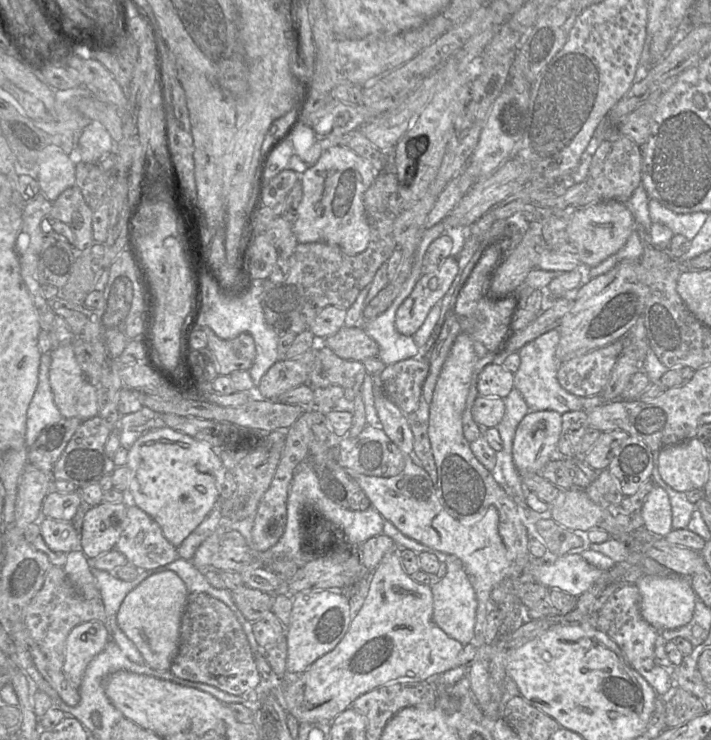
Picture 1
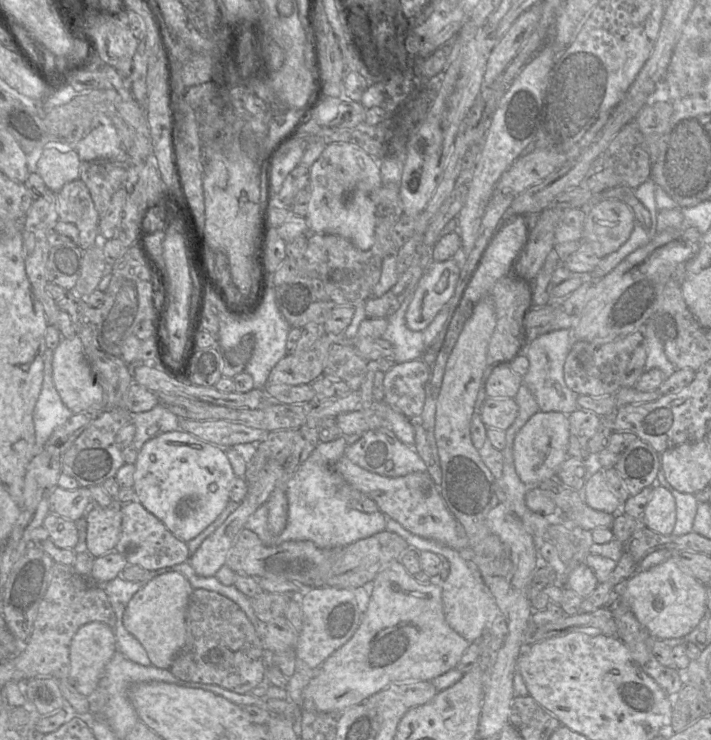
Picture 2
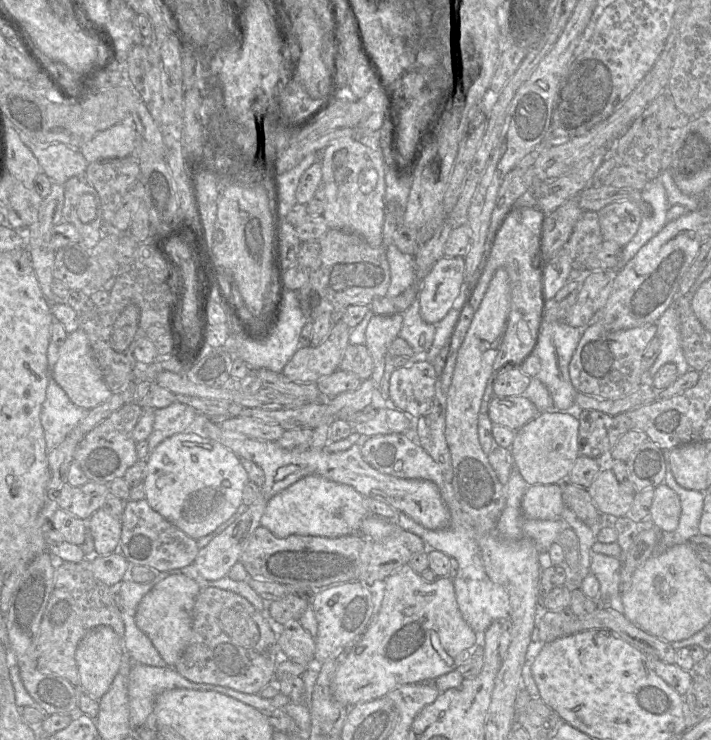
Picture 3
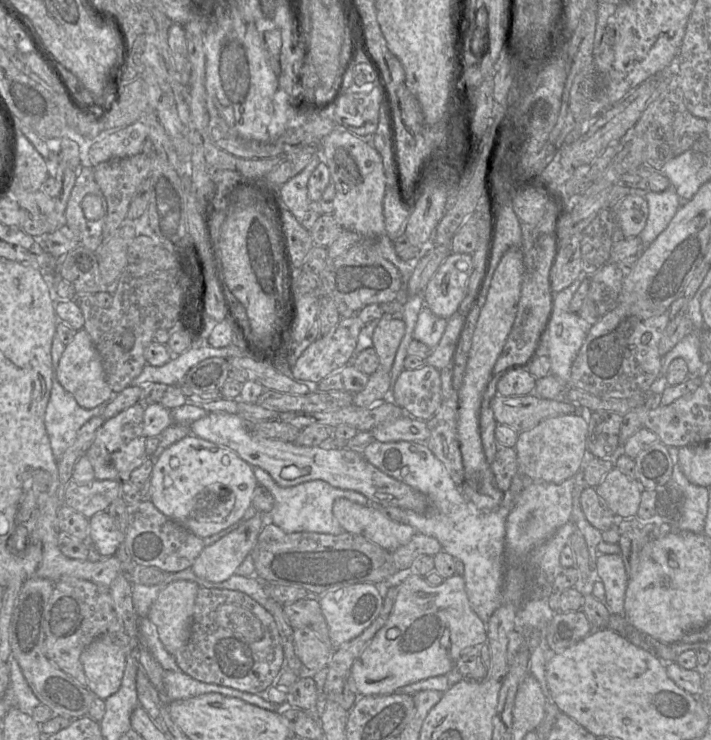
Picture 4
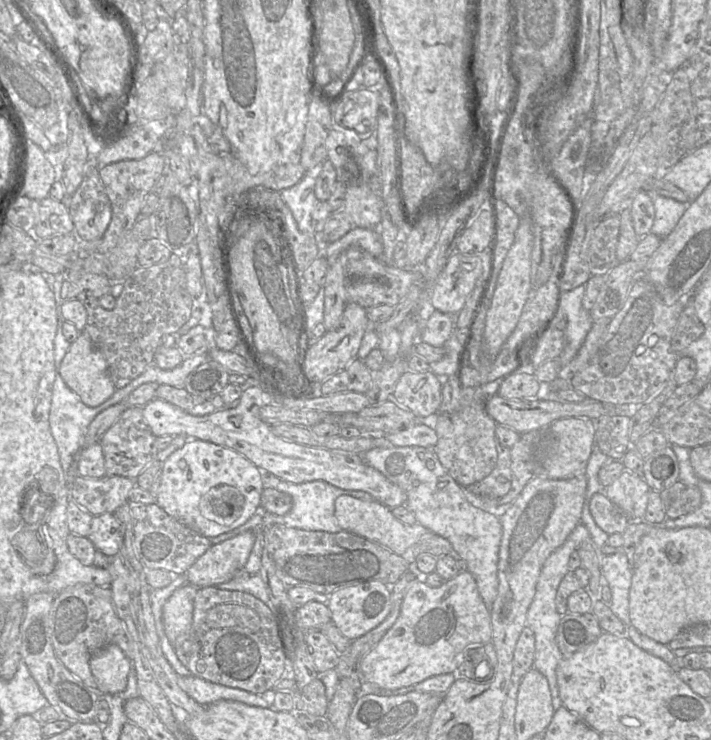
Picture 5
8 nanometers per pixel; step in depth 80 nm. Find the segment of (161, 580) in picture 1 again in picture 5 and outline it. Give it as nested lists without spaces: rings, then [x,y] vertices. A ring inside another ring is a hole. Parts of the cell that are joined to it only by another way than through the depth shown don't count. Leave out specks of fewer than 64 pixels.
[[[187,583],[177,588],[163,606],[163,626],[172,646],[191,627],[196,591],[197,587]]]

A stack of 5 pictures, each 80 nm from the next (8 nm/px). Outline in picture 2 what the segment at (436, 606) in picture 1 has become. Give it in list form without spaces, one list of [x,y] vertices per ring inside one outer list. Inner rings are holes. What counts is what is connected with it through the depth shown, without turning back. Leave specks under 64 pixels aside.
[[[434,540],[430,541],[432,542],[427,542],[428,545],[434,545],[435,547],[426,549],[438,552],[444,556],[450,565],[449,575],[440,585],[446,622],[455,632],[471,643],[482,635],[487,626],[491,626],[491,623],[498,615],[503,614],[497,606],[491,591],[484,583],[479,570],[477,569],[473,573],[468,567],[464,553]]]

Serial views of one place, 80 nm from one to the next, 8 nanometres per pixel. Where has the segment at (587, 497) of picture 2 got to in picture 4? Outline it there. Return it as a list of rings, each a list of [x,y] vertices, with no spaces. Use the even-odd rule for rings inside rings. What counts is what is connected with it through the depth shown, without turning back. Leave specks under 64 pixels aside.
[[[613,468],[596,486],[595,491],[599,497],[605,502],[608,508],[618,517],[623,519],[636,518],[640,505],[642,488],[638,481],[632,481],[625,476],[619,469]]]

